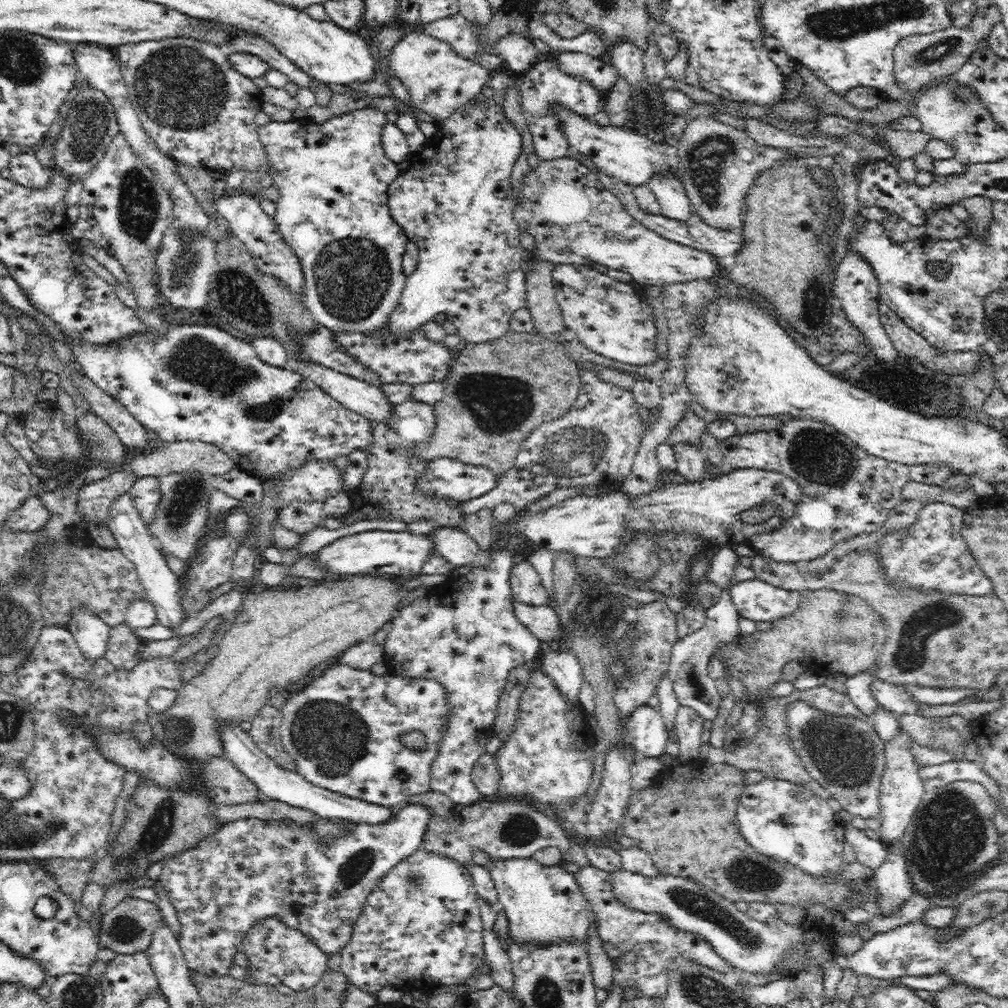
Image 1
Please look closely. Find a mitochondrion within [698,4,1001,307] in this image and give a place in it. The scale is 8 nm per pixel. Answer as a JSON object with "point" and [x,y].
{"point":[942,50]}

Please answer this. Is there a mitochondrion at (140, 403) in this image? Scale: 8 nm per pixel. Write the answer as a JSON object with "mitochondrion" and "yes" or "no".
{"mitochondrion":"no"}

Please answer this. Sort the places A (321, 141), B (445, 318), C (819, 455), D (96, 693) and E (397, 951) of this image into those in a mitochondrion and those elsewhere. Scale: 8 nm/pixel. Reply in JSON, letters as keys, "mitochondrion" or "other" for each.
{"A":"other","B":"other","C":"mitochondrion","D":"other","E":"other"}

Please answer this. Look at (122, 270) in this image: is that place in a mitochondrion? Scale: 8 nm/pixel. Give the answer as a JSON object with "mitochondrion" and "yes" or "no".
{"mitochondrion":"no"}

